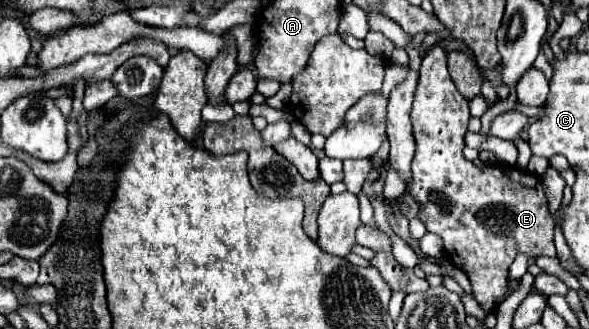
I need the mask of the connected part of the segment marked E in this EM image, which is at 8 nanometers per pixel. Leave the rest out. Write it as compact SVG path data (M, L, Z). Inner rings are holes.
M439 46L431 48L423 56L411 110L417 150L411 166L413 182L409 194L421 204L419 218L427 230L443 238L447 260L469 276L475 300L491 312L507 292L507 270L517 252L555 256L555 222L547 208L541 178L503 166L479 170L463 156L469 118L467 98L457 90L447 72L445 50Z

